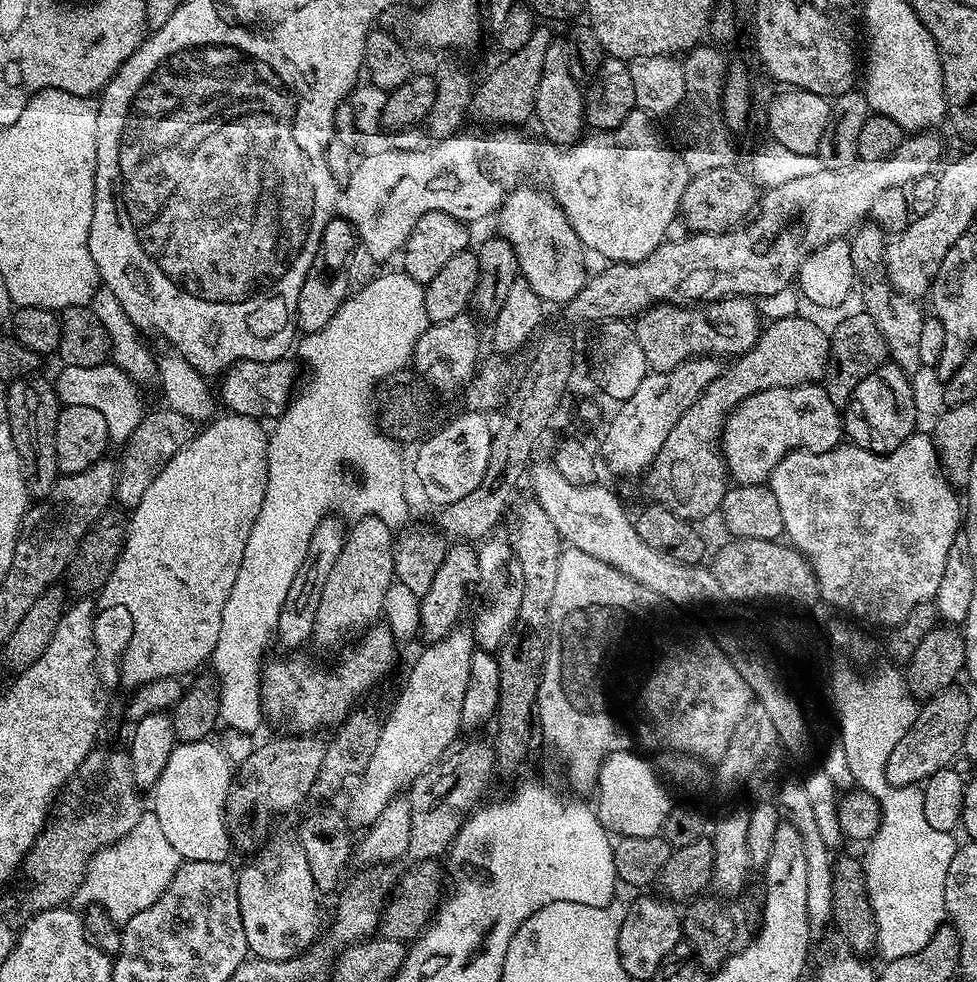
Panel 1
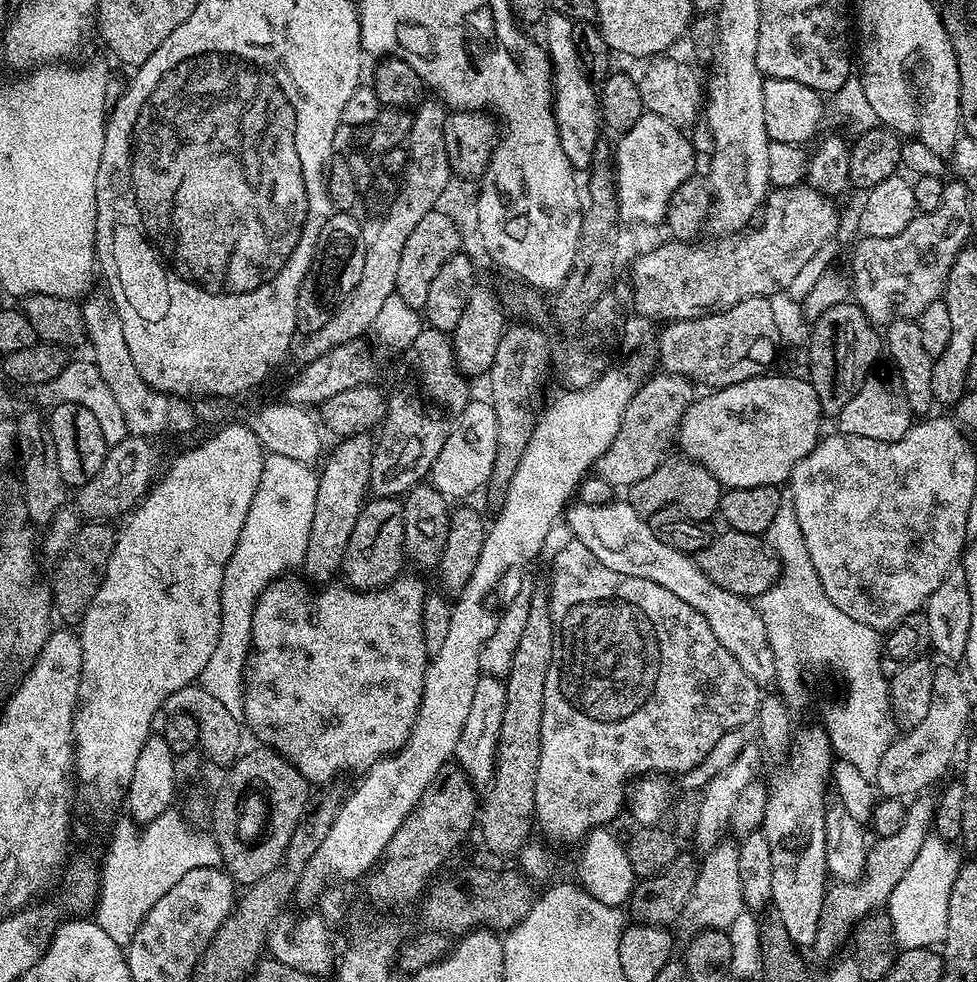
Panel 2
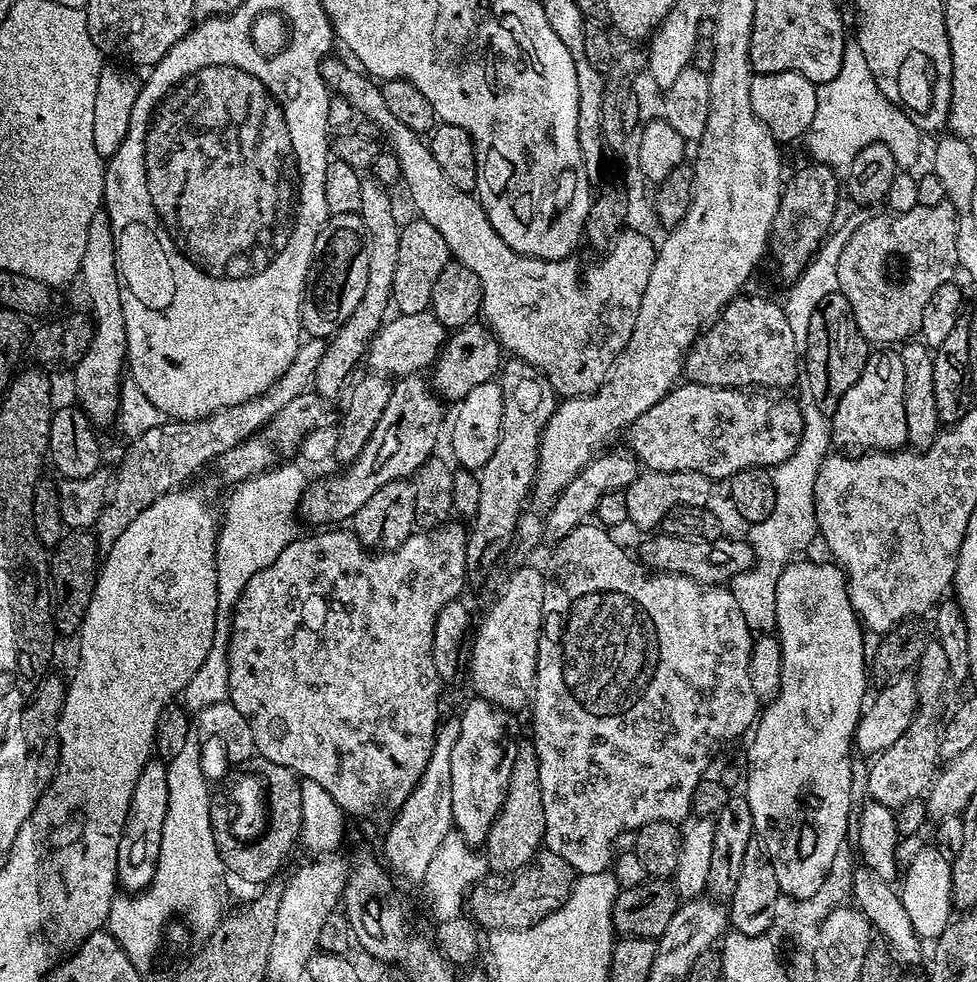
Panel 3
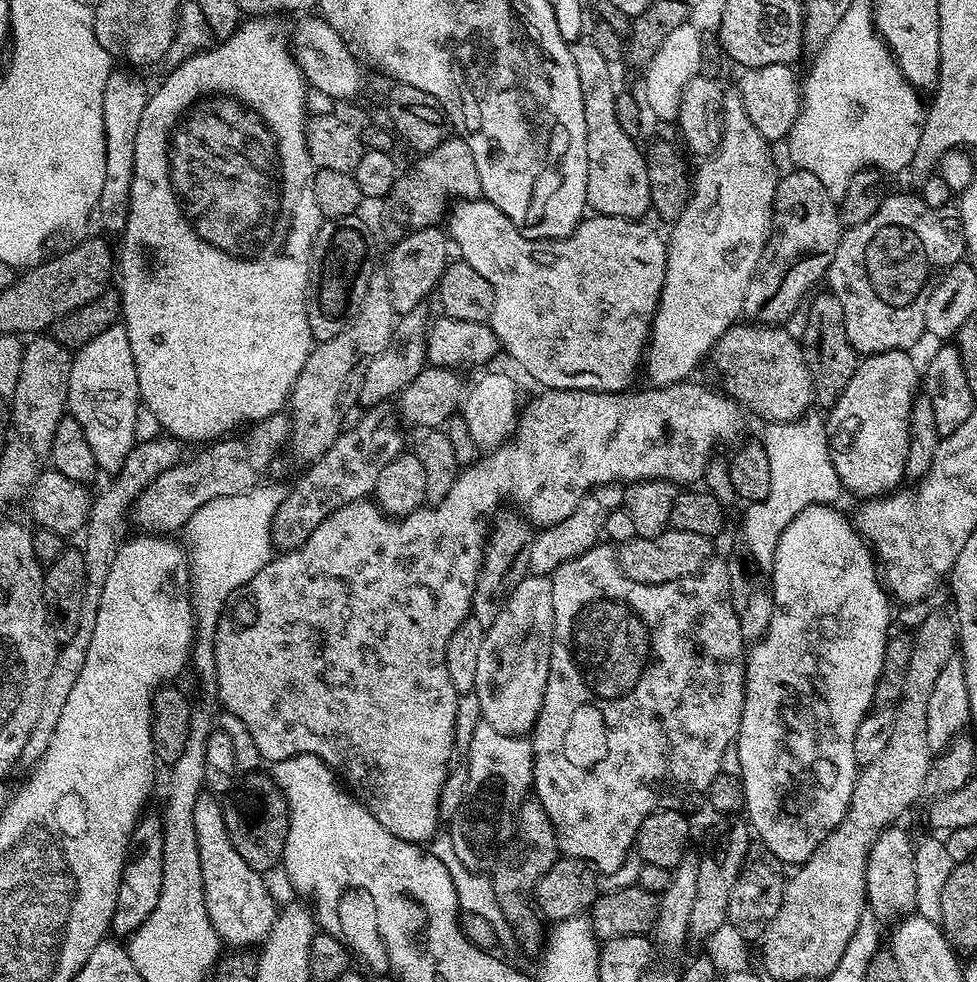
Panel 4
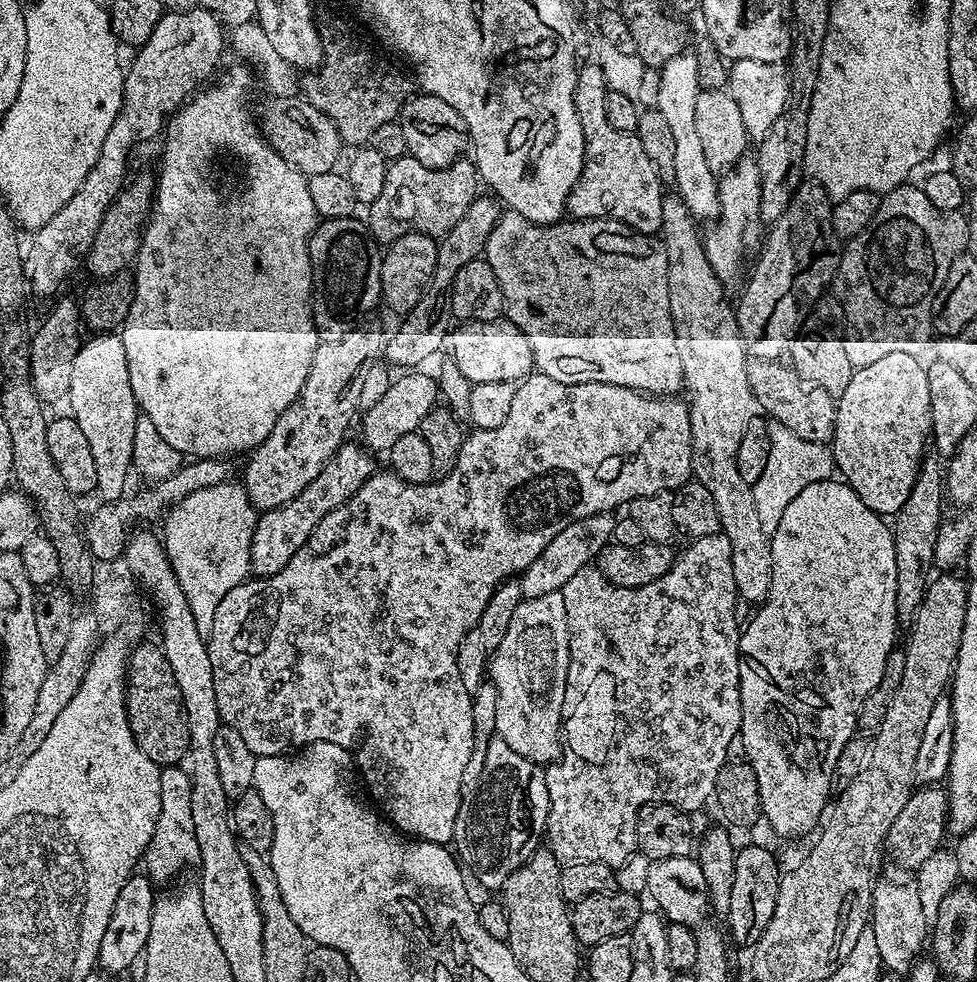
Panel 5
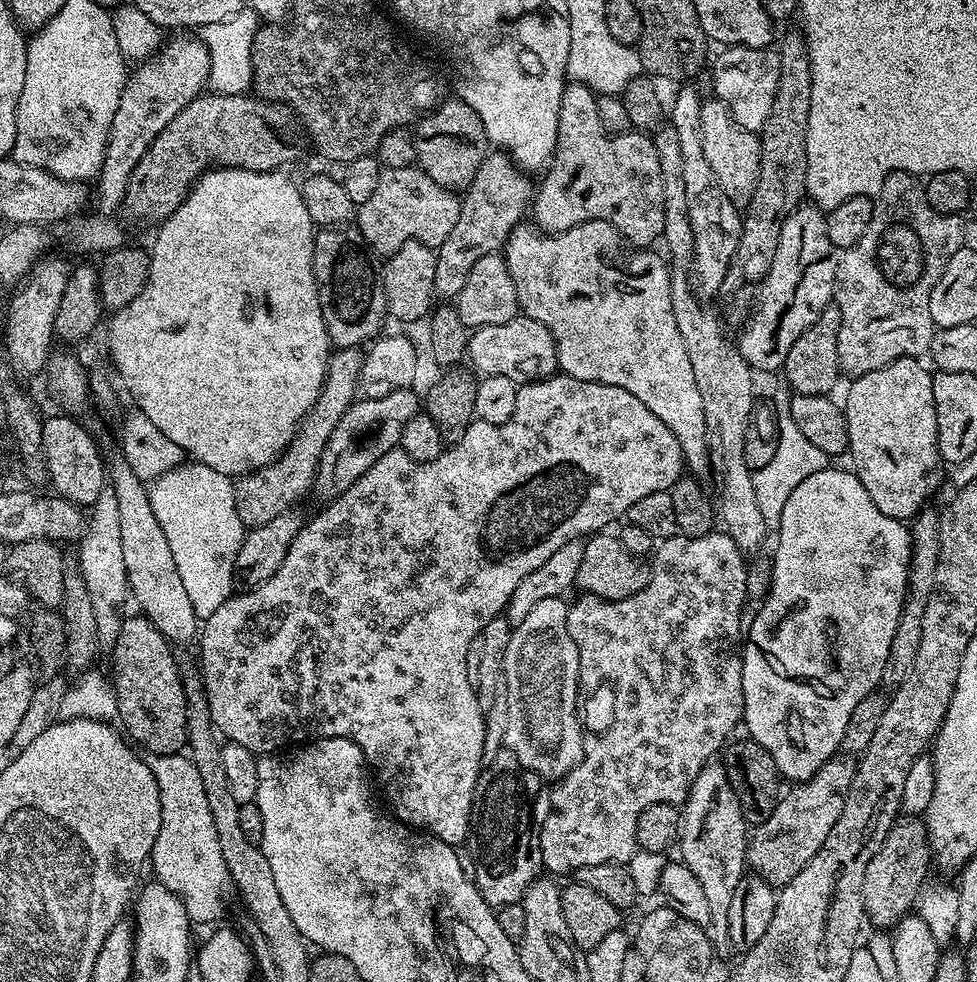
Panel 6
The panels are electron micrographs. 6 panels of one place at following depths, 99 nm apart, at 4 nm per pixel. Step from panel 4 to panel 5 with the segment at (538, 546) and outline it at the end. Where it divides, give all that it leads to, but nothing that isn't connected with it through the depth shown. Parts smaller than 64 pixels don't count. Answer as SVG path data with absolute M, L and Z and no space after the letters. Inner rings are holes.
M599 512L590 514L588 518L582 518L578 522L570 522L566 530L561 530L554 539L550 541L550 546L530 562L530 566L521 572L518 579L520 589L524 599L542 598L542 594L554 594L561 591L578 574L578 570L589 567L599 557L600 551L608 545L617 517L610 512Z

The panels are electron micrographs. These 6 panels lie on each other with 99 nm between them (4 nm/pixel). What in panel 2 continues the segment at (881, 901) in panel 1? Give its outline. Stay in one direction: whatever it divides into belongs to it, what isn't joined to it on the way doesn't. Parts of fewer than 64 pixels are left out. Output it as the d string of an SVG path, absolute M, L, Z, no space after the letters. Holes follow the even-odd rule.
M929 835L910 870L898 886L888 895L886 914L892 923L894 938L901 949L936 948L946 934L946 918L950 906L950 890L960 872L961 857L956 857L955 847L939 836Z

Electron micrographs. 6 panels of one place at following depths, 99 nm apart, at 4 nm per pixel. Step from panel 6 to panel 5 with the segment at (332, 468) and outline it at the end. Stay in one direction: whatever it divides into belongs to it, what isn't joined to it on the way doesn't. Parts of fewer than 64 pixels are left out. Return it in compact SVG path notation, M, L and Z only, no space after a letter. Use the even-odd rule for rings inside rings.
M412 370L407 374L400 374L393 379L386 394L374 406L363 409L358 420L363 447L376 454L387 454L390 446L402 438L402 434L410 434L419 429L422 418L430 414L432 408L438 404L438 380L435 375L427 376L424 370Z

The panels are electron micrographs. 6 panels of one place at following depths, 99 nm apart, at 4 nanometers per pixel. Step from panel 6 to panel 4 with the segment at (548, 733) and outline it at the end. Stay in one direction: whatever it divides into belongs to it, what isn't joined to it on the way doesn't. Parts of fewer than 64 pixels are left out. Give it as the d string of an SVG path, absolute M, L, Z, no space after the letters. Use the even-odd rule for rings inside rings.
M529 574L514 590L498 618L488 627L478 651L475 667L474 691L481 702L483 723L502 730L502 734L524 736L536 726L536 719L542 710L542 698L546 694L546 682L550 678L550 646L554 626L554 598L552 582L548 576Z

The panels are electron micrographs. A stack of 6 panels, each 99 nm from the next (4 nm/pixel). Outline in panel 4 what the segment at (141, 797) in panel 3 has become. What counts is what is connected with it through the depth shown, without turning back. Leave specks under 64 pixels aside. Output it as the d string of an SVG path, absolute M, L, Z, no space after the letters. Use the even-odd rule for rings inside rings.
M141 815L136 821L132 837L128 839L128 853L122 866L122 878L118 882L118 902L112 915L111 935L116 938L130 938L136 928L146 922L158 906L158 898L162 894L162 878L164 877L164 822L159 815Z

